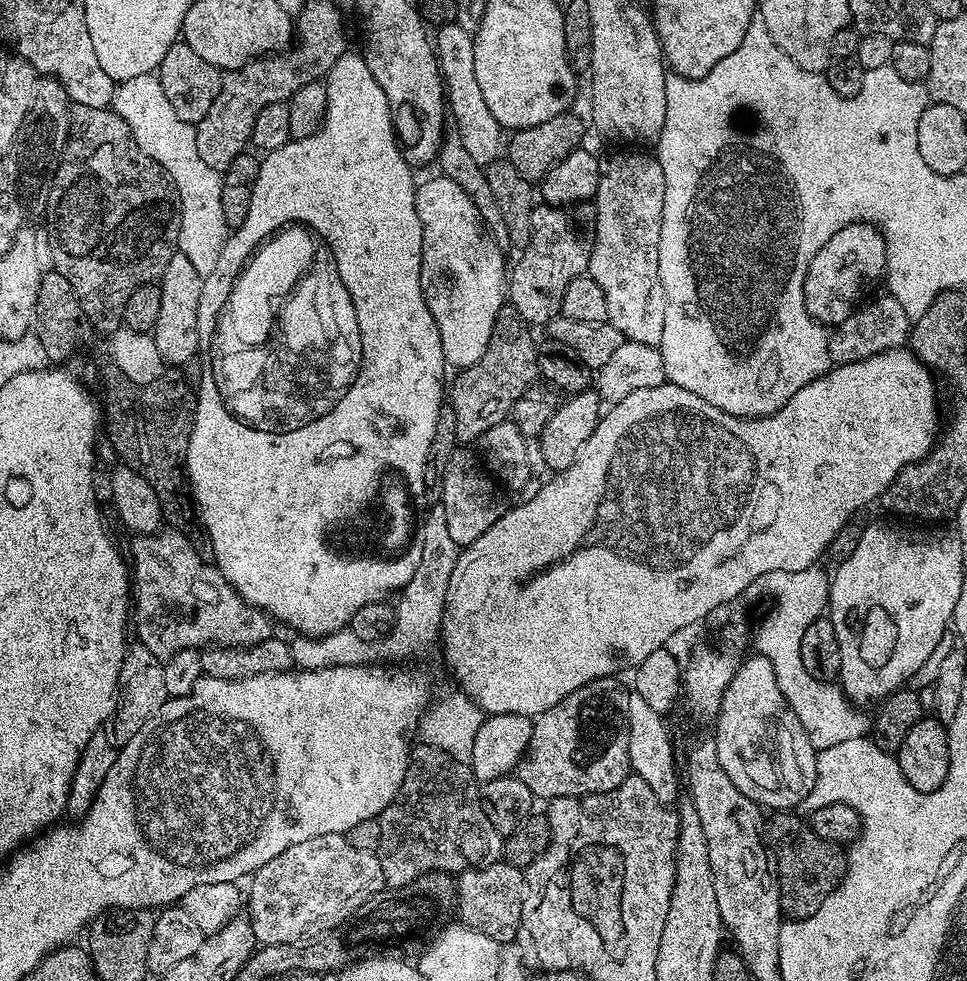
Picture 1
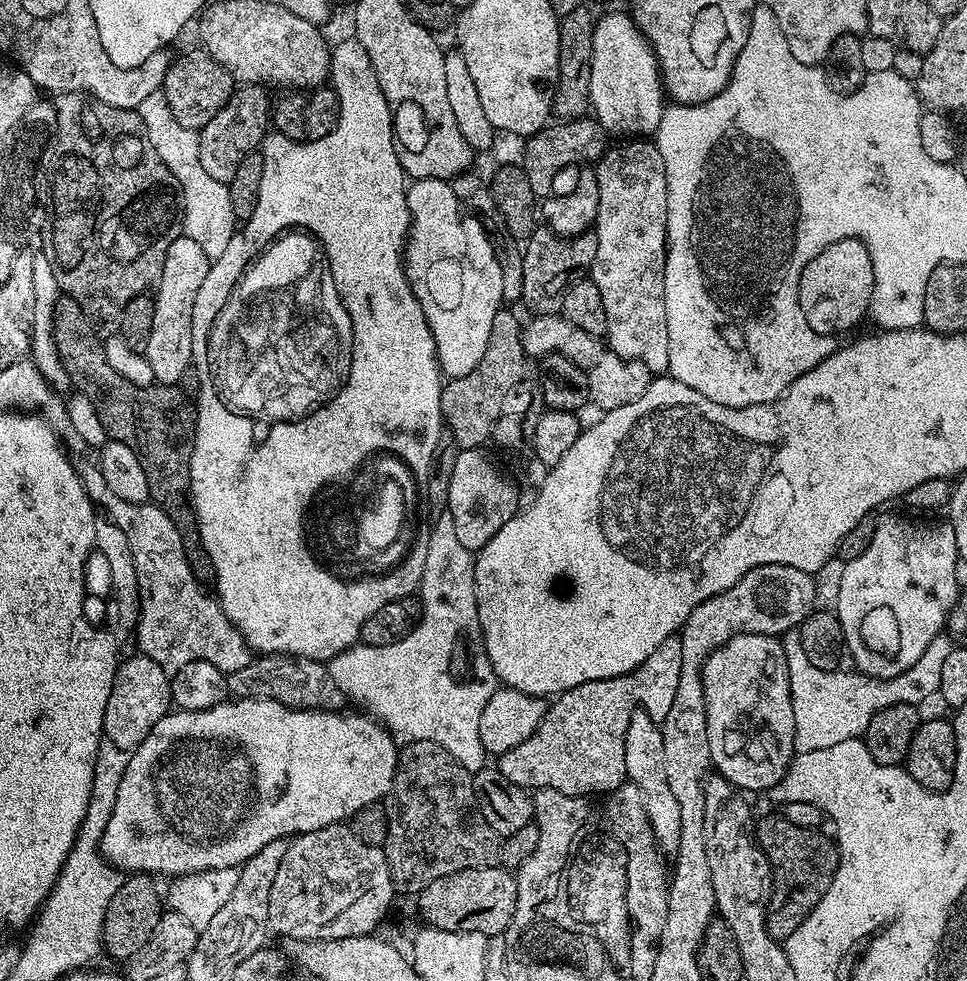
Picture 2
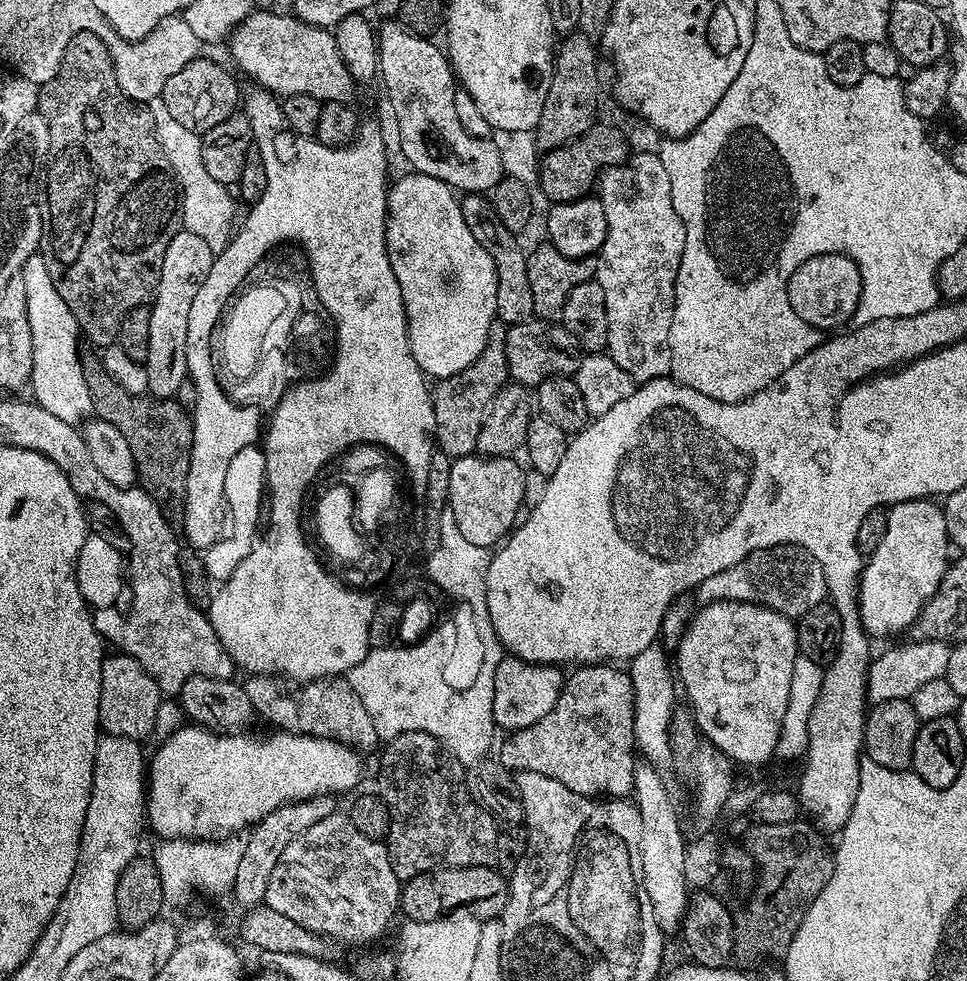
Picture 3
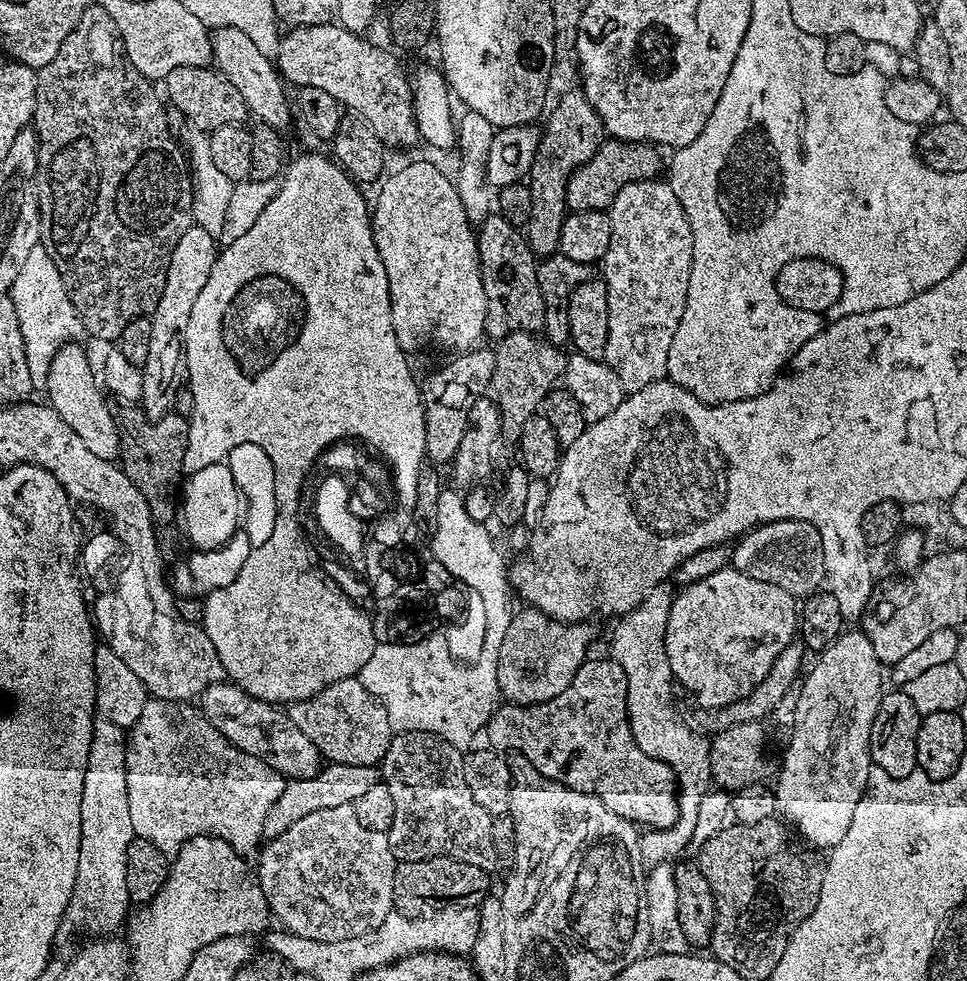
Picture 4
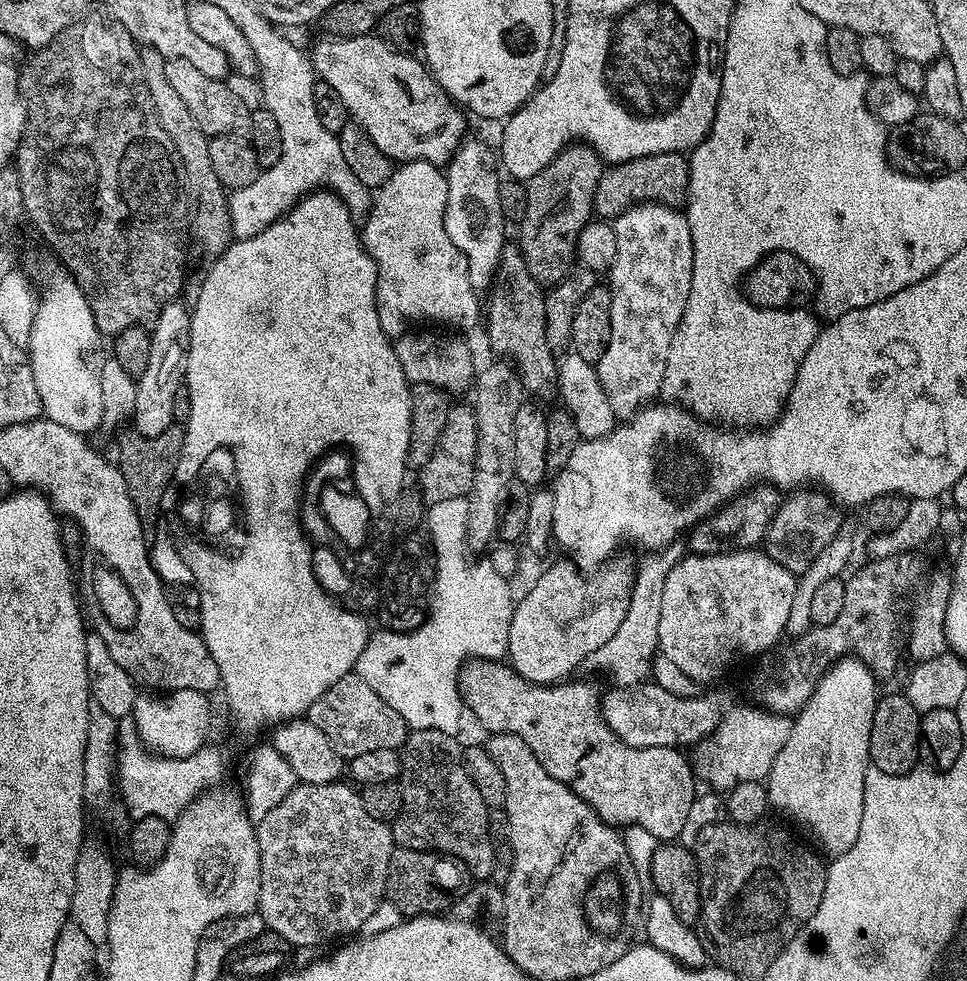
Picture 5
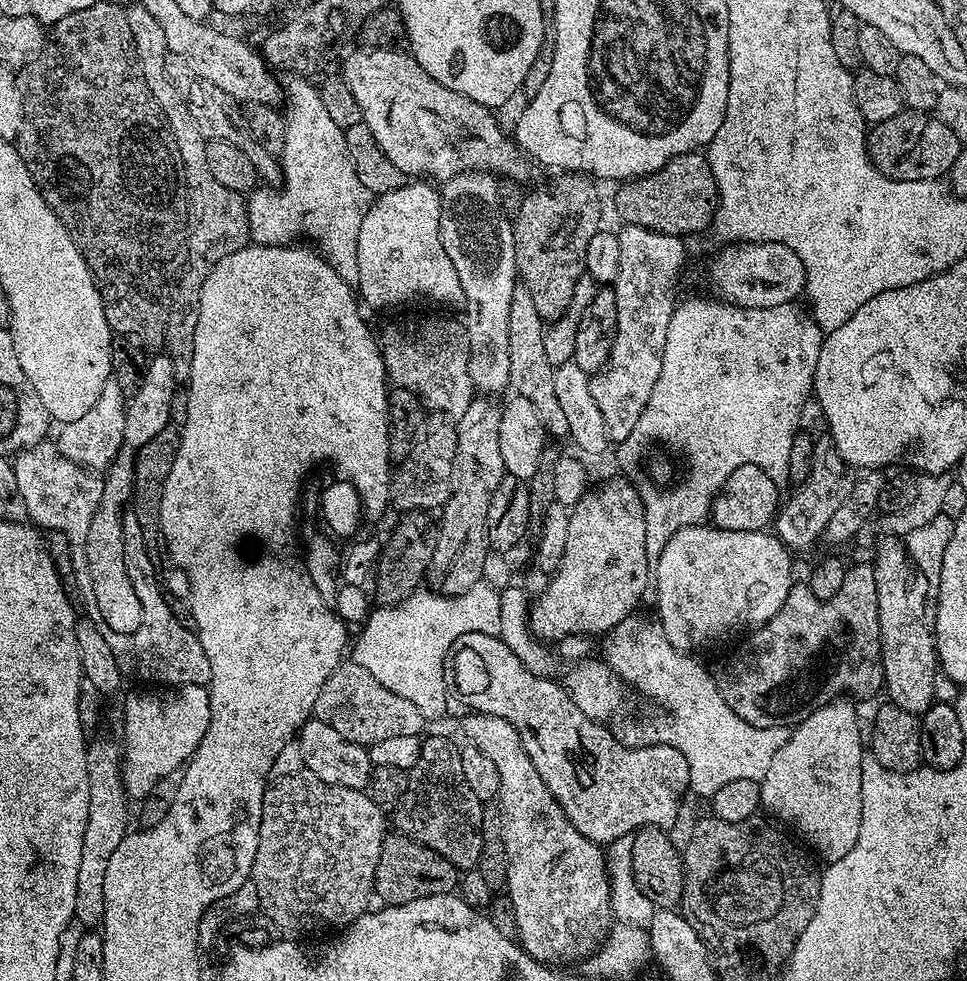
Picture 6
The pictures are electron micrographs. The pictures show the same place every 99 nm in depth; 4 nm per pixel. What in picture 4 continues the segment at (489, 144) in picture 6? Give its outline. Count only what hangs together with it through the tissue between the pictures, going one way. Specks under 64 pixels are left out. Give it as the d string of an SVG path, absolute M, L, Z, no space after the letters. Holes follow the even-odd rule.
M329 22L326 24L315 24L314 26L302 26L301 28L292 28L285 31L280 37L280 44L277 47L277 52L274 55L274 64L278 72L285 81L288 80L292 86L305 88L306 86L318 86L318 90L326 90L326 94L330 94L338 101L349 113L361 116L370 126L370 130L374 130L374 134L378 134L378 138L389 149L392 148L408 148L412 143L417 143L420 140L420 131L416 125L416 115L412 109L412 85L410 83L409 73L404 73L404 68L387 52L384 48L379 48L376 44L371 44L370 41L364 40L363 35L351 32L342 27L339 22Z

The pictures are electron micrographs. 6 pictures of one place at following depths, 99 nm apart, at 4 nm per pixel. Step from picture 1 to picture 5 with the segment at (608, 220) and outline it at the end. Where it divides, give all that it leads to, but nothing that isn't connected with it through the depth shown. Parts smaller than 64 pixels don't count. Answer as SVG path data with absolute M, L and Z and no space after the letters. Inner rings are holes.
M636 204L630 210L626 210L621 216L611 221L614 230L614 239L618 245L618 254L614 258L612 267L606 273L606 283L612 289L610 294L610 338L602 358L596 361L596 373L602 382L602 390L606 390L606 398L610 400L610 410L614 410L617 421L627 422L645 407L649 402L655 401L661 395L660 387L666 374L666 358L670 358L670 342L672 335L678 330L682 322L682 314L686 310L686 302L690 298L690 278L694 270L694 246L690 238L690 226L688 217L679 207L670 204Z

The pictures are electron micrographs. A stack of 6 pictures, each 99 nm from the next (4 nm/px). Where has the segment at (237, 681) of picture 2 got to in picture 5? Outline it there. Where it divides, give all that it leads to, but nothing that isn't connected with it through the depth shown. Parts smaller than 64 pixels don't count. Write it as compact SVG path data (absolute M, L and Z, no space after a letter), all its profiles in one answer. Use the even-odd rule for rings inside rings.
M355 674L338 678L338 682L334 682L334 686L330 686L330 690L308 708L306 718L330 738L344 758L369 753L370 750L399 750L404 747L404 739L410 731L398 710L390 710L390 706L386 706L386 702L382 702L382 698L378 698L378 694L374 694L374 690L370 690L370 686Z

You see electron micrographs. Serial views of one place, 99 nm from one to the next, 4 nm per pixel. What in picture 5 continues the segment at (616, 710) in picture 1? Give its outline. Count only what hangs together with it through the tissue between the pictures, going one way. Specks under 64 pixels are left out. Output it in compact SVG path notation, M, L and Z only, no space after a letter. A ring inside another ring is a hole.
M516 672L514 673L514 686L512 690L506 688L500 694L494 692L463 692L462 699L464 707L469 713L476 715L476 720L485 728L485 733L495 734L497 732L509 732L518 738L522 738L522 742L526 742L526 746L530 746L530 750L534 750L534 758L538 758L538 762L542 762L542 770L546 770L546 774L550 774L554 778L558 778L558 782L562 782L567 788L578 798L582 798L593 808L598 814L598 818L602 818L605 824L615 826L617 829L623 830L630 826L642 826L648 830L658 842L676 842L679 841L682 834L682 826L685 825L686 817L689 815L690 806L693 805L698 788L696 788L696 776L692 773L692 768L688 765L688 760L683 756L685 754L679 747L673 748L652 748L652 749L635 749L634 746L628 746L614 734L614 730L610 728L601 716L601 709L598 705L601 703L601 693L596 693L596 688L592 684L587 684L584 680L569 679L567 682L559 684L532 684L529 680L524 680Z

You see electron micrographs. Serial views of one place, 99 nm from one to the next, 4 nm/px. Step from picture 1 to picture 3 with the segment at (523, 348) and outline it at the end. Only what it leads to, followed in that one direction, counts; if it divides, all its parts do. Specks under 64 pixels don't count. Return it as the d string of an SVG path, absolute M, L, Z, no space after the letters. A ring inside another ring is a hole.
M494 322L490 326L490 334L482 354L466 370L454 374L450 378L439 381L432 392L432 405L436 419L436 442L439 451L447 456L459 458L477 451L476 443L484 425L484 416L496 393L509 383L508 363L506 362L506 334L508 328L503 323Z

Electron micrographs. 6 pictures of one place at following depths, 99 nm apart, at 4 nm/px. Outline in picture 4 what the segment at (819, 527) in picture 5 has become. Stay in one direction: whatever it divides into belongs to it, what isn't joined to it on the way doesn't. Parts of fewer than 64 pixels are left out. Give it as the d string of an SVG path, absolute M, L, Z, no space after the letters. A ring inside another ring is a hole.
M783 520L762 524L739 537L731 549L731 567L750 578L770 582L786 594L807 598L821 591L824 584L824 555L820 531L813 524L801 520Z

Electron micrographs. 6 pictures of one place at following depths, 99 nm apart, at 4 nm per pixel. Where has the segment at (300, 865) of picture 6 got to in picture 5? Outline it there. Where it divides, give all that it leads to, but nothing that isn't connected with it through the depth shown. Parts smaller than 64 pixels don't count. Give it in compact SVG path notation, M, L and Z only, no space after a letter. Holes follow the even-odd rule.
M297 783L296 787L255 825L260 851L260 903L258 911L267 931L286 938L289 946L312 948L351 932L360 932L366 918L376 912L385 899L386 874L394 841L385 821L370 818L364 803L351 783Z

